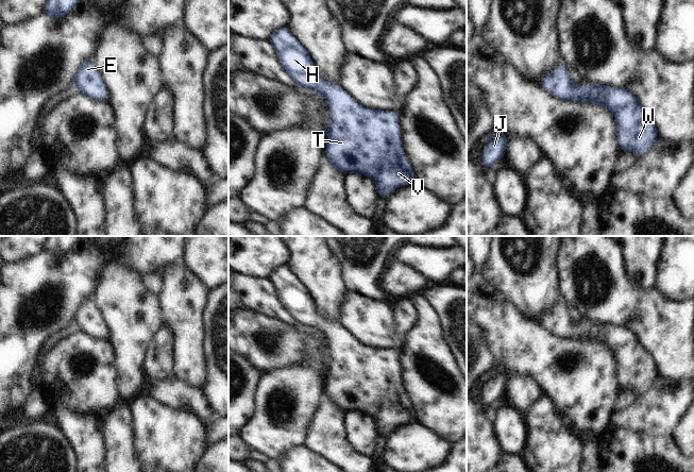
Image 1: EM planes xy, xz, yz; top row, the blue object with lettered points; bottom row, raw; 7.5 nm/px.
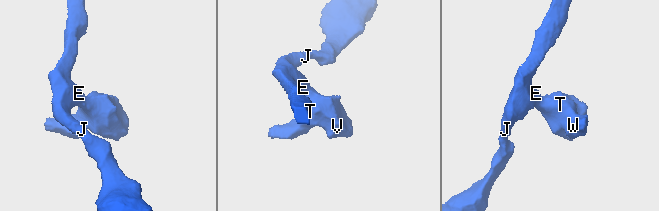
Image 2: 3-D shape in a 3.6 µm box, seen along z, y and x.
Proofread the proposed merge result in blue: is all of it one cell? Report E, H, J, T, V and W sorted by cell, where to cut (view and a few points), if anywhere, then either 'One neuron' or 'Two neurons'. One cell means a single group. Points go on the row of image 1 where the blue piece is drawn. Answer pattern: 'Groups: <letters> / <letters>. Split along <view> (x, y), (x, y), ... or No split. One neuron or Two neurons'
Groups: E H J T V W. No split. One neuron

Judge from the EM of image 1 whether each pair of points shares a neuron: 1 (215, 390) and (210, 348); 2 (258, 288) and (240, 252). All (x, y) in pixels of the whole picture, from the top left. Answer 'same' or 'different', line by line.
1: same
2: different

